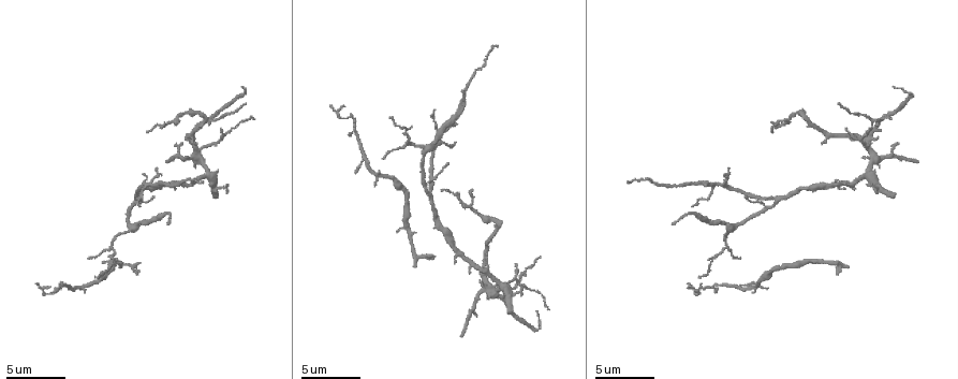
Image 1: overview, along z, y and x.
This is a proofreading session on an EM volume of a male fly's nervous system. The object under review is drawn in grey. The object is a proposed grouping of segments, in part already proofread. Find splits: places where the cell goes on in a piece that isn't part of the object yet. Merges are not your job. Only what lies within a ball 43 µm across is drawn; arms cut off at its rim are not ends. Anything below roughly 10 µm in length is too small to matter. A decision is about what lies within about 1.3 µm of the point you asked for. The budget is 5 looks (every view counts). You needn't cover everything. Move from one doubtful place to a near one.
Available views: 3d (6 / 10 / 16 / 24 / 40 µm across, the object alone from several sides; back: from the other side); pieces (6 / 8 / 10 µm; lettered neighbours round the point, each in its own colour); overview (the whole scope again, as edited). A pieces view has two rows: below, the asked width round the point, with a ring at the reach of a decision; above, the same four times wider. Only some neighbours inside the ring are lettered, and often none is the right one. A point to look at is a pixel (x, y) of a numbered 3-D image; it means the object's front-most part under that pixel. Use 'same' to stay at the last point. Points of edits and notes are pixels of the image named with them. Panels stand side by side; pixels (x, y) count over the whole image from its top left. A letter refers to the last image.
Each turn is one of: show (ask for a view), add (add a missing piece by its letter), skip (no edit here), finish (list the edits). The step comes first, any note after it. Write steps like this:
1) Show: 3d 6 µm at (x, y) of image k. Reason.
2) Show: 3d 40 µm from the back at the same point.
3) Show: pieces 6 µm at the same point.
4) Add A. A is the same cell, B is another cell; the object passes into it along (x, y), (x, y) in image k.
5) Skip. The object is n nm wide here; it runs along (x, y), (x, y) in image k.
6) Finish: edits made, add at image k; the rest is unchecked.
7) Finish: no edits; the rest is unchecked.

Show: pieces 6 µm at (169, 224) of image 1. Branch stops here.

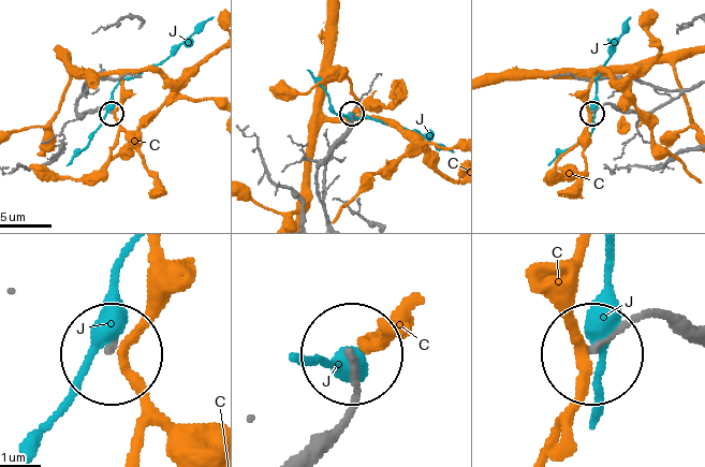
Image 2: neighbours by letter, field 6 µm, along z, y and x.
Skip. C and J are other cells; it runs along (303, 454), (351, 403), (354, 354) in image 2; none of them fits.

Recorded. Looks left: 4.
Show: pieces 8 µm at (443, 190) of image 1. Long arm stops here.

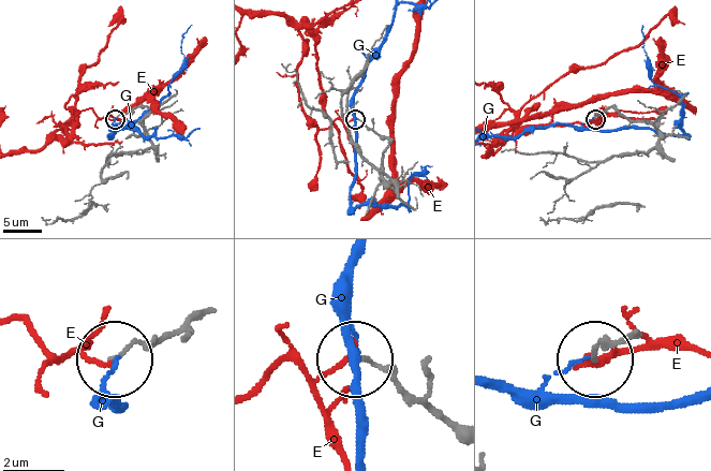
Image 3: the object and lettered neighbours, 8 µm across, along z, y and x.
Skip. E and G are other cells; none of them fits.

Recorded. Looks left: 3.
Show: pieces 8 µm at (728, 171) of image 1. An open end.

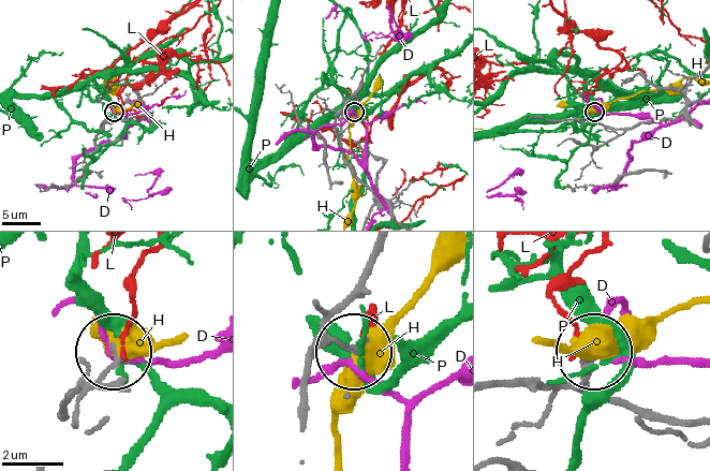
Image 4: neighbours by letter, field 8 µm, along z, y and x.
Skip. D, H, L and P are other cells; it runs along (304, 383), (326, 347), (355, 350) in image 4; no lettered piece goes on from it.

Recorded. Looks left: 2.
Finish: no edits; the rest is unchecked.

